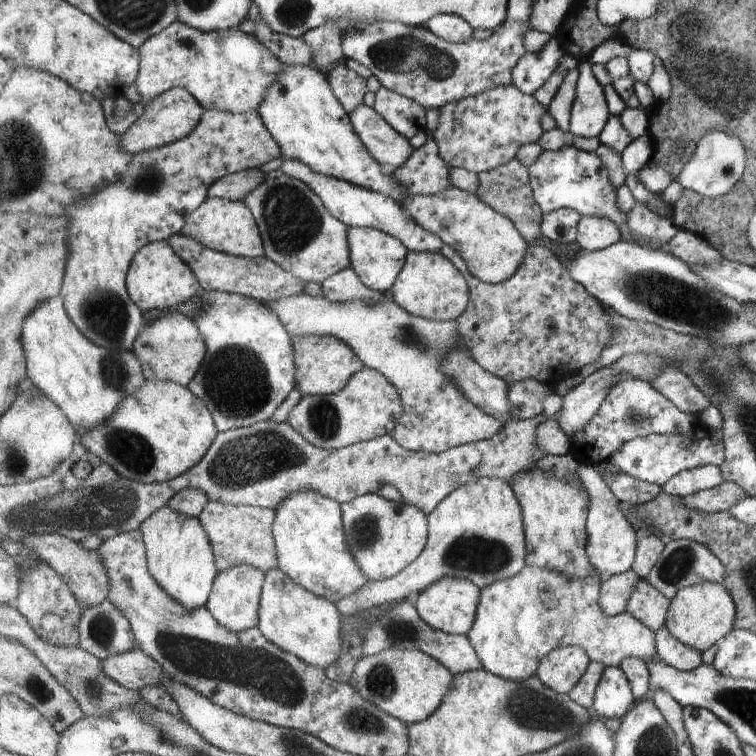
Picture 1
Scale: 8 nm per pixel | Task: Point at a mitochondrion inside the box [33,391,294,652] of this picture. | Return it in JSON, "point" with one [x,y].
{"point":[133,451]}

